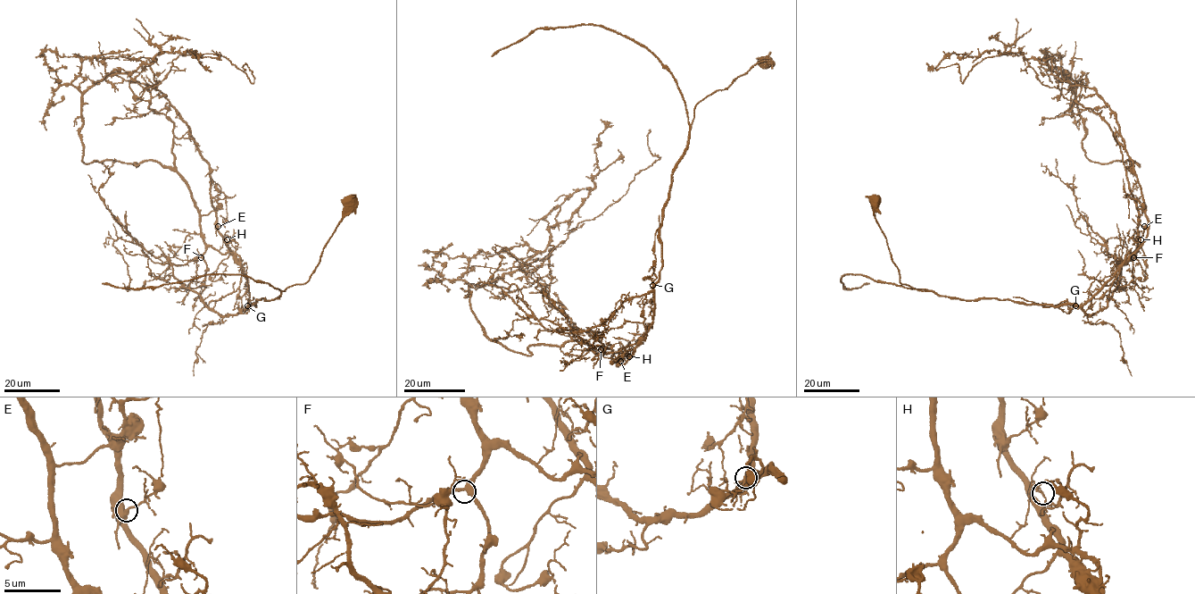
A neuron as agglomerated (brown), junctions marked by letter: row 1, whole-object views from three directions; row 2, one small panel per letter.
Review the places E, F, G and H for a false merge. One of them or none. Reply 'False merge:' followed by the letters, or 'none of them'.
False merge: H

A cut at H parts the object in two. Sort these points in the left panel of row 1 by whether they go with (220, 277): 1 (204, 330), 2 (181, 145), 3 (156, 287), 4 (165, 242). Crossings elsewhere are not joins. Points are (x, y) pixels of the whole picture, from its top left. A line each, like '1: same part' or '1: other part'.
1: same part
2: other part
3: same part
4: same part

